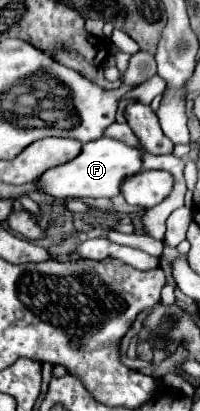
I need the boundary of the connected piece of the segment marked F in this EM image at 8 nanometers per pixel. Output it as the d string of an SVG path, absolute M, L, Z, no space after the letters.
M99 138L99 140L83 144L81 154L77 158L57 166L57 168L49 168L45 174L39 176L39 180L33 180L33 182L39 186L39 194L43 194L55 202L63 202L67 198L115 198L119 194L121 180L139 170L141 170L141 150L135 150L113 138Z

